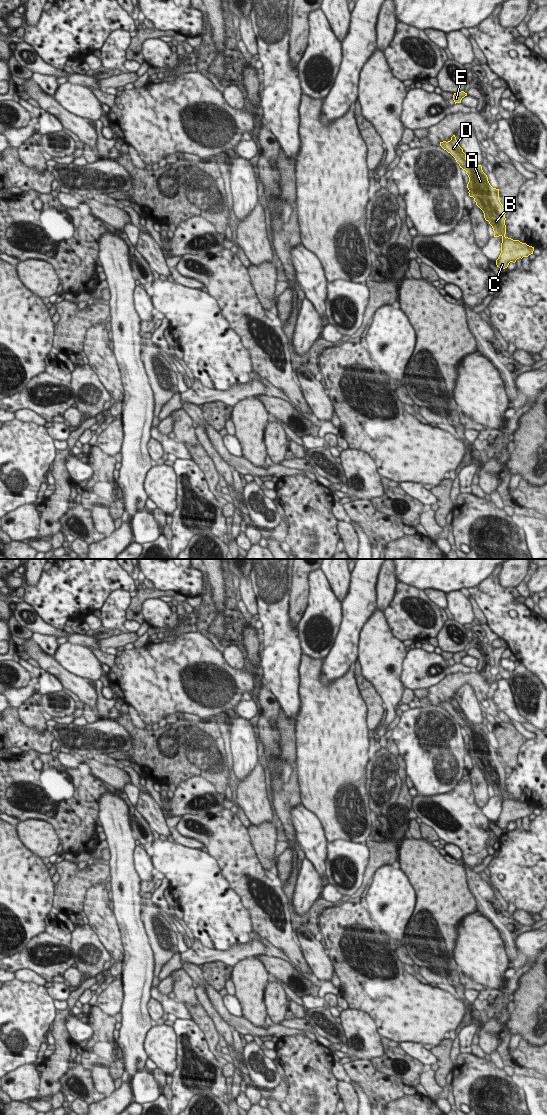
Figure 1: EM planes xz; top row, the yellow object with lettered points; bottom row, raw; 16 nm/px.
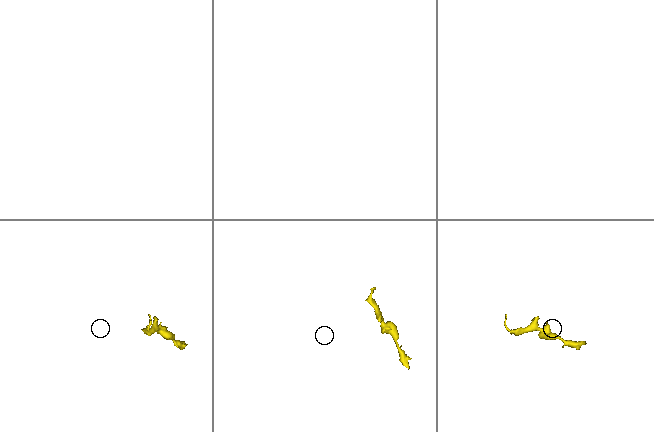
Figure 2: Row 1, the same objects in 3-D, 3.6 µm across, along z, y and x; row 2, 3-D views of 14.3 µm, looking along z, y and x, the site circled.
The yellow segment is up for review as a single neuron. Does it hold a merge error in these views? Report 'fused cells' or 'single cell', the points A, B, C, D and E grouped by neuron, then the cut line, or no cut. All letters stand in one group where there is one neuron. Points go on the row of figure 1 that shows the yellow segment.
single cell; A B C D E; no cut

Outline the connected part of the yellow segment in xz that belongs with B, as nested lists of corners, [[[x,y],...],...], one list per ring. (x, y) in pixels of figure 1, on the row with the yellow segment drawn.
[[[455,135],[448,142],[440,142],[440,146],[455,158],[460,168],[466,171],[469,177],[467,184],[469,196],[474,198],[476,205],[483,211],[485,220],[493,228],[494,237],[502,237],[501,253],[496,260],[497,267],[505,269],[510,262],[515,263],[517,259],[533,254],[534,247],[505,236],[506,213],[499,200],[499,189],[490,185],[482,166],[474,165],[466,160],[466,154],[459,146]]]

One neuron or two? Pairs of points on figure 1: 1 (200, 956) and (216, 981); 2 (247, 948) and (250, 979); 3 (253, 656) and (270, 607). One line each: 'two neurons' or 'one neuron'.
1: two neurons
2: two neurons
3: two neurons

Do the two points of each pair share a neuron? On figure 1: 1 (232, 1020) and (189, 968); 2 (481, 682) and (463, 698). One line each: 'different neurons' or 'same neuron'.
1: same neuron
2: different neurons

